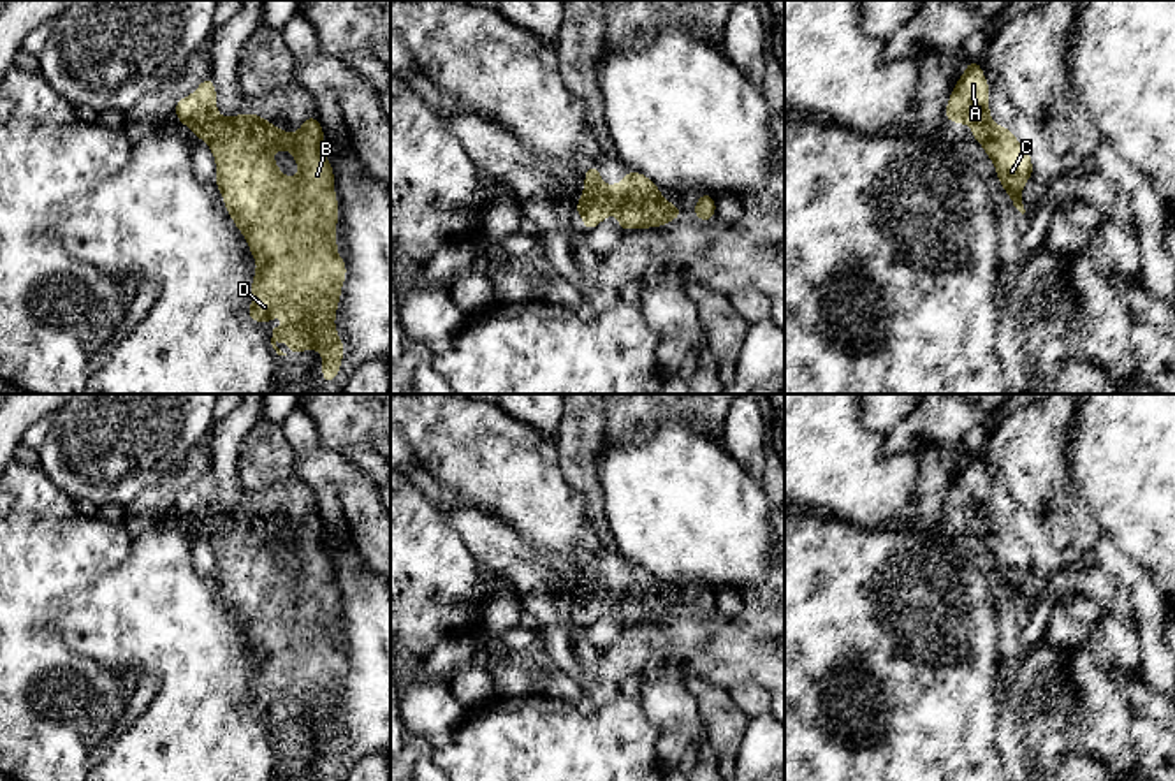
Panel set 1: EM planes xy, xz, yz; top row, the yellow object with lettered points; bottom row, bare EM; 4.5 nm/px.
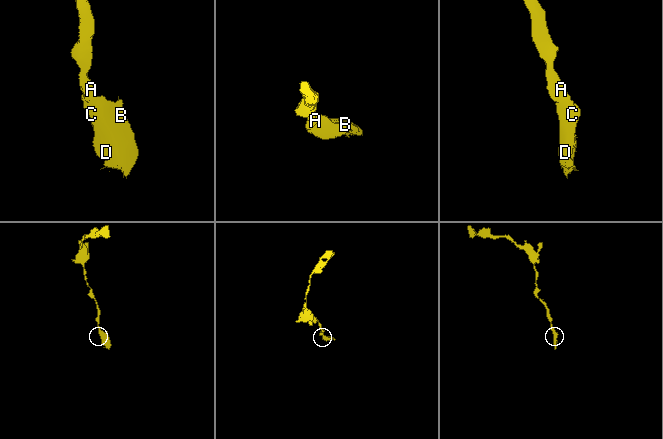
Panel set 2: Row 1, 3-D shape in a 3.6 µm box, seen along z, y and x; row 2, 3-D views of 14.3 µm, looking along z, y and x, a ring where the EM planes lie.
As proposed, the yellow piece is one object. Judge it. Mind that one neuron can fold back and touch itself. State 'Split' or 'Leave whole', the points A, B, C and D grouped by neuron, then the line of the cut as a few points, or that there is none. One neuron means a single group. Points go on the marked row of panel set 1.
Leave whole. Groups: A B C D. No split

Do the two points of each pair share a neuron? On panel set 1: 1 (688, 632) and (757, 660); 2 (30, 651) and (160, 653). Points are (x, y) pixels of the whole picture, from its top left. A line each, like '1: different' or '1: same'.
1: same
2: different

